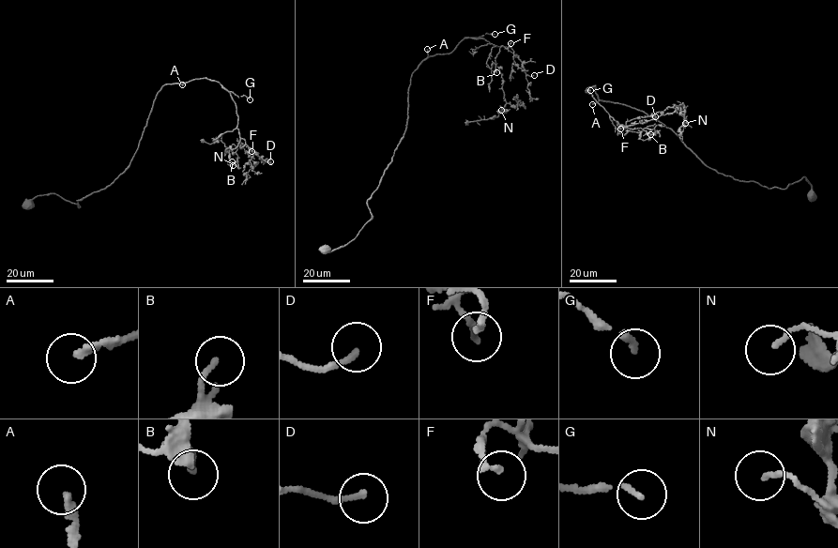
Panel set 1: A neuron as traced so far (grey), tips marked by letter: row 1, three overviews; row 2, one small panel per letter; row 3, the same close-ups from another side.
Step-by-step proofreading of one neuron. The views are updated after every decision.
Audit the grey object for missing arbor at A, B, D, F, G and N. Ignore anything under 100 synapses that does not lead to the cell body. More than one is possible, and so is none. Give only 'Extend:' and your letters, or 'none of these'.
Extend: A, G

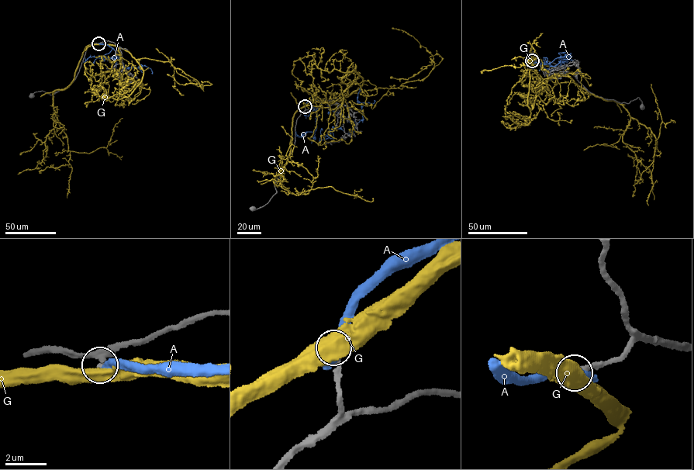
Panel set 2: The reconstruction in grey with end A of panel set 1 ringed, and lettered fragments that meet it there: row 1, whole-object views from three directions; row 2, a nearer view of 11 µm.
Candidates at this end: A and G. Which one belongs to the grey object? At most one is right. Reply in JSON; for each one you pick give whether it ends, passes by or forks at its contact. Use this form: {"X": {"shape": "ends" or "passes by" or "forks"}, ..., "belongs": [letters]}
{"belongs": []}

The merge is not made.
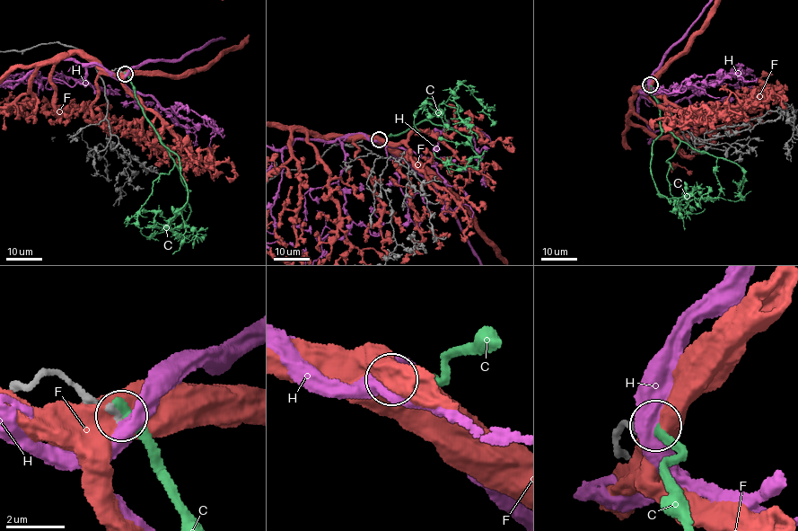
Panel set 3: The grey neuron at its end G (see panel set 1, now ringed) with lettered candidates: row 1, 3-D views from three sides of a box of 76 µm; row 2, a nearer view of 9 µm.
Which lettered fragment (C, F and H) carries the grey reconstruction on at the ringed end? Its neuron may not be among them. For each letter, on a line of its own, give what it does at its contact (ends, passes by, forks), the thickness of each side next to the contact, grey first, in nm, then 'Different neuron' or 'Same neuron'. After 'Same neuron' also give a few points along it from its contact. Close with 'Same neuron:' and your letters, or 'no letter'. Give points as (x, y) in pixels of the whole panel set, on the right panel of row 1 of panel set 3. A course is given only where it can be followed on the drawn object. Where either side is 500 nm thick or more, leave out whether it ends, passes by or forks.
C: It ends there. Thickness 150 nm (grey) against 320 nm. Different neuron
F: Thickness 200 nm (grey) against 800 nm. Different neuron
H: Thickness 140 nm (grey) against 500 nm. Different neuron
Same neuron: no letter

